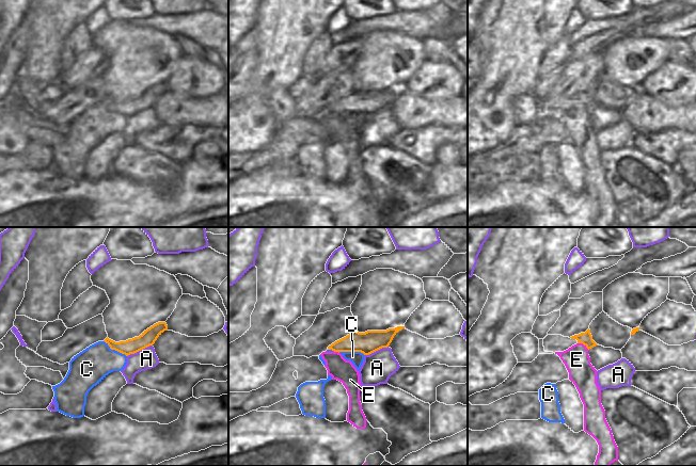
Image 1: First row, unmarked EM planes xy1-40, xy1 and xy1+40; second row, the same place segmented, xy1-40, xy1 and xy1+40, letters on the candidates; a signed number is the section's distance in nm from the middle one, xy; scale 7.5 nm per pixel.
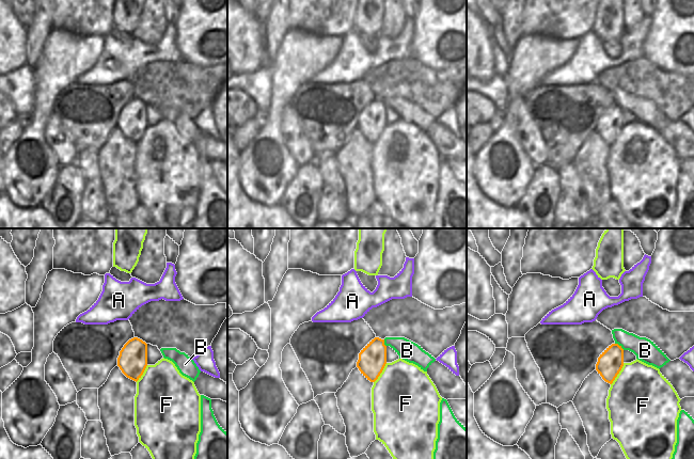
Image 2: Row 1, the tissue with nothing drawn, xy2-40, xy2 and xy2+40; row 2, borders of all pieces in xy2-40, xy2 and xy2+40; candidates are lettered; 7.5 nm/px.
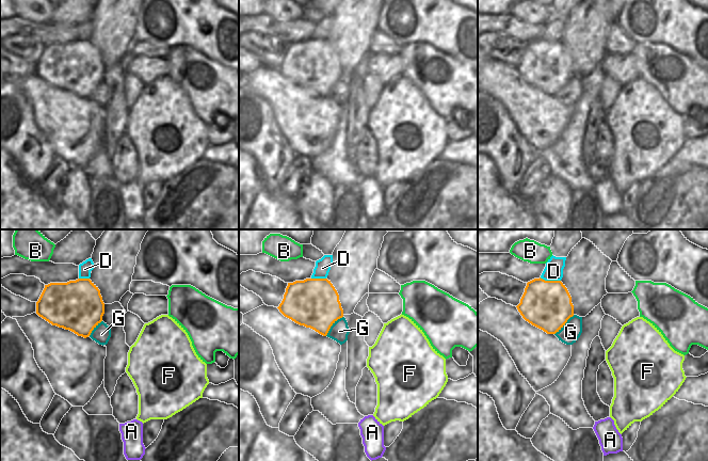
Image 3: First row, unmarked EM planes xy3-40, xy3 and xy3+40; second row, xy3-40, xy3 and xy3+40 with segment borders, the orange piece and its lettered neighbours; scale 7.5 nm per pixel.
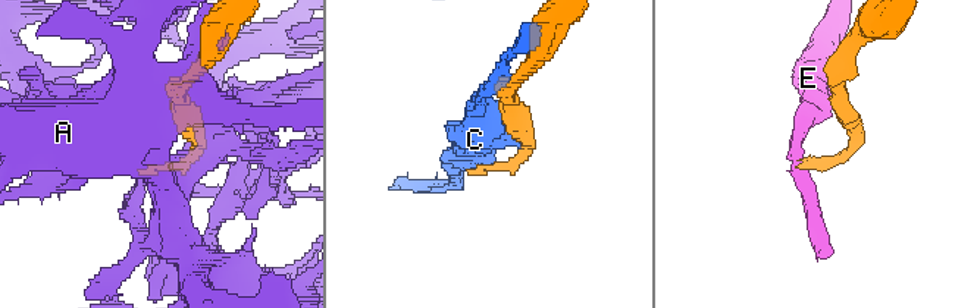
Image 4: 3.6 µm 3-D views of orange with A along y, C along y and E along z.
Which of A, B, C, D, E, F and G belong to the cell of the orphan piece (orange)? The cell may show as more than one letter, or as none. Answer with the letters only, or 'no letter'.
no letter

